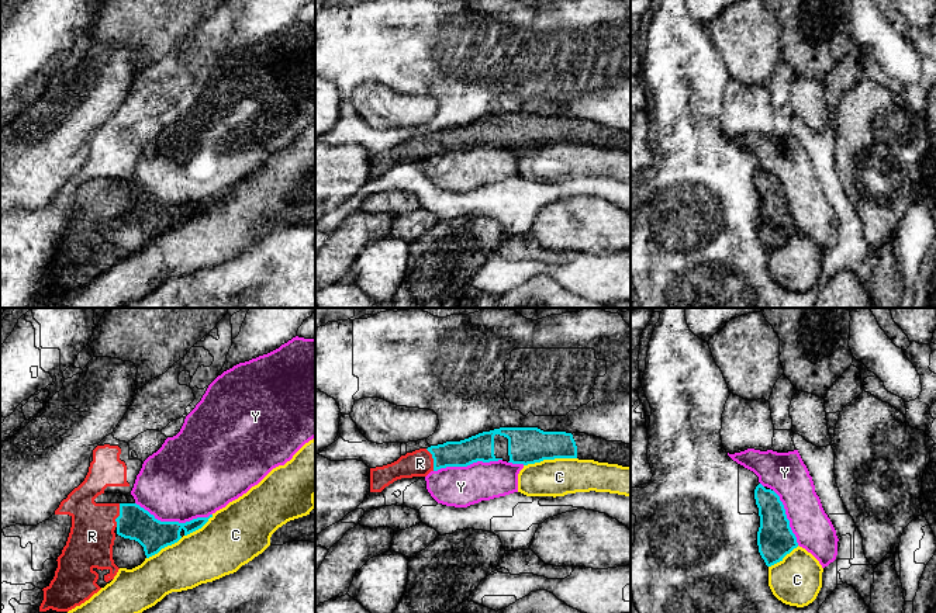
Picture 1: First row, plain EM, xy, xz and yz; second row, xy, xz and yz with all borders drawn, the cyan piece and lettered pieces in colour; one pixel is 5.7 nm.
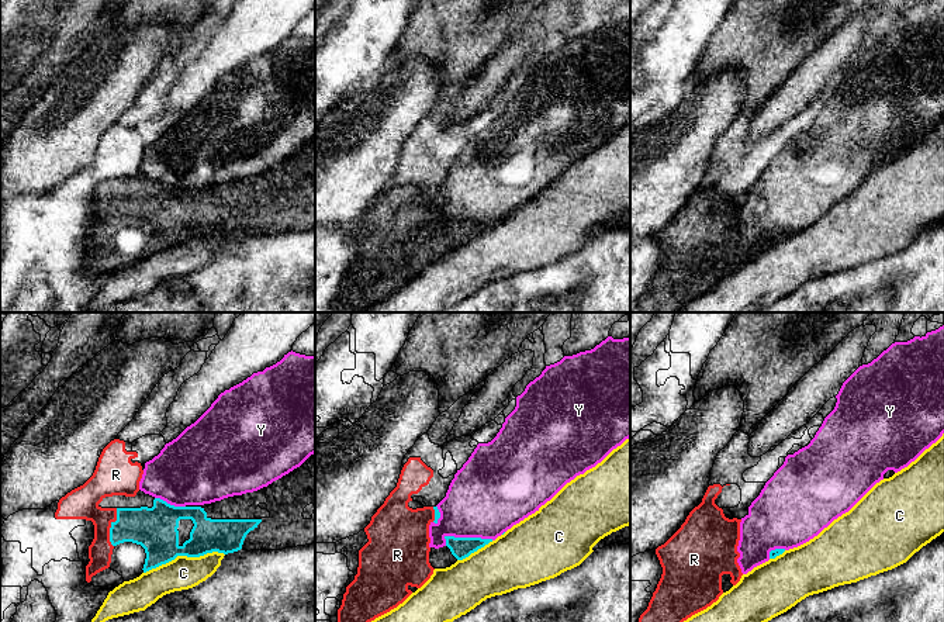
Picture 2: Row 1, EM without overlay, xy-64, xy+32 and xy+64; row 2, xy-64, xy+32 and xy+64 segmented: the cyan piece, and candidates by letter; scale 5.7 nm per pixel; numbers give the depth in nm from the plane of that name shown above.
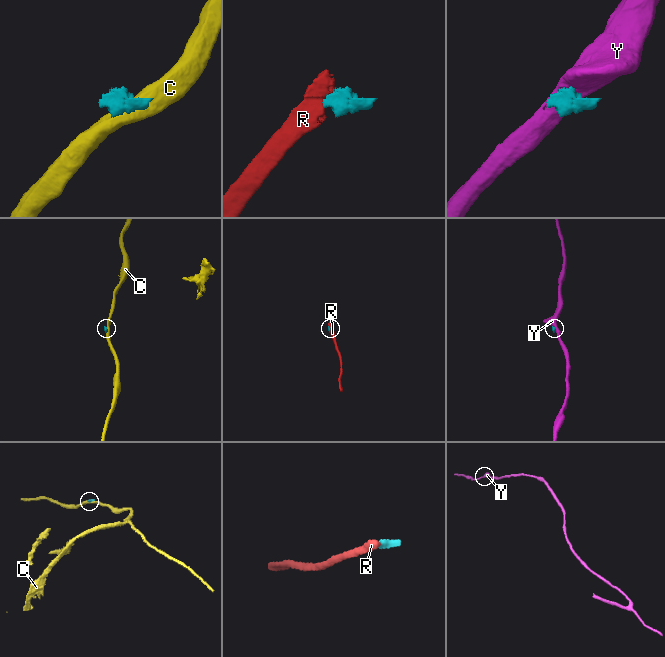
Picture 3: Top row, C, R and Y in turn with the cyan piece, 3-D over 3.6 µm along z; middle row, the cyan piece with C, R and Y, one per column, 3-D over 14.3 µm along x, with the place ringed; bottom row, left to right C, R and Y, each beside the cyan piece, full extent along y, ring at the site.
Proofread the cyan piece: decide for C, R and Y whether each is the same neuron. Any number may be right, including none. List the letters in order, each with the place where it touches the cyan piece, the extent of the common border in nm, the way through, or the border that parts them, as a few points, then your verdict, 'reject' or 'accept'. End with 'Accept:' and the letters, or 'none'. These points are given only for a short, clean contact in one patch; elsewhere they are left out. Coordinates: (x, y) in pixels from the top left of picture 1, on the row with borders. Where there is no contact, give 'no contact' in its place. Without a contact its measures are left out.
C: xz (549, 459) | 300 nm | reject
R: xy (120, 515) | 140 nm | across xy (134, 522), (120, 515), (113, 515), (92, 536) | accept
Y: xy (173, 522) | 440 nm | reject
Accept: R

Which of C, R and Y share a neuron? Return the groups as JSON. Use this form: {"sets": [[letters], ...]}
{"sets": [["C"], ["R"], ["Y"]]}

